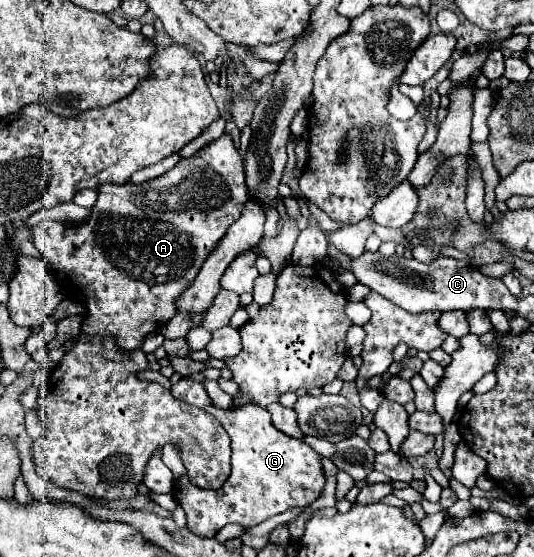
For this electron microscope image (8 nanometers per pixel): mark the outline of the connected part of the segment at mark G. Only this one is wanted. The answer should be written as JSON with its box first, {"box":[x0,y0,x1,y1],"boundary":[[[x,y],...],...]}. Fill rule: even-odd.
{"box":[171,378,325,538],"boundary":[[[181,378],[177,384],[173,384],[171,394],[213,414],[231,438],[231,476],[227,478],[223,488],[203,490],[193,486],[187,476],[181,476],[177,480],[177,502],[185,510],[187,530],[191,530],[195,536],[215,538],[215,534],[231,522],[251,528],[289,508],[307,506],[321,496],[325,488],[321,454],[309,448],[303,440],[295,440],[279,432],[271,424],[271,414],[265,408],[247,404],[237,410],[221,410],[211,402],[205,386],[191,378]]]}

